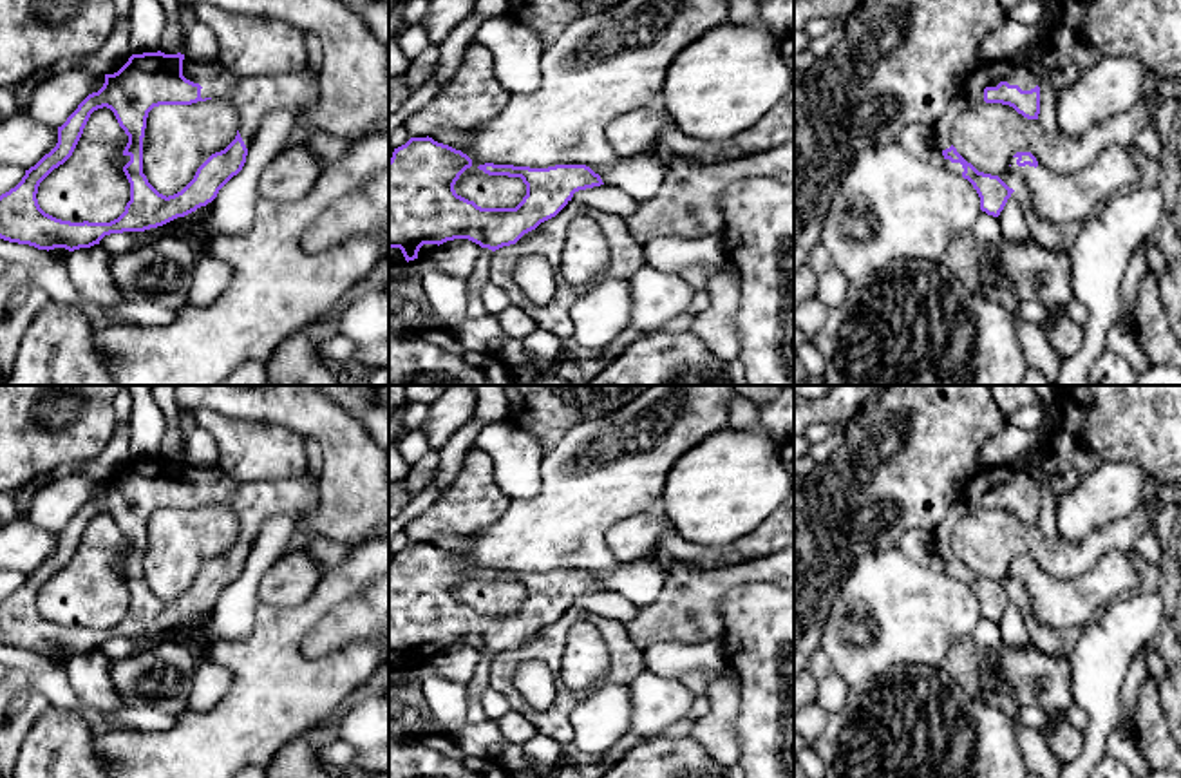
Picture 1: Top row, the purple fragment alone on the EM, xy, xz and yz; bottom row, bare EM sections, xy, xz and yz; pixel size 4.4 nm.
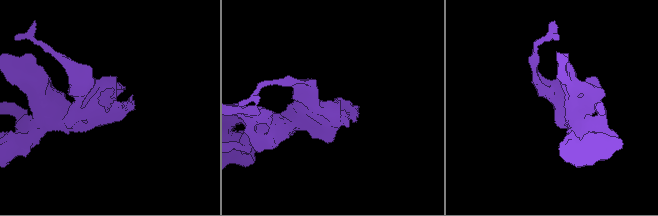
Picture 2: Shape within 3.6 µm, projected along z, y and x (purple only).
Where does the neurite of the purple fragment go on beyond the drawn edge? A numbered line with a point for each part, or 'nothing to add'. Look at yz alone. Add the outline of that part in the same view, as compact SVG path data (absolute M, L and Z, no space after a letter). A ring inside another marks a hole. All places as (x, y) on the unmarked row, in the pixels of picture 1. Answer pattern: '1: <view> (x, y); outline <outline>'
1: yz (990, 478); outline M1013 467L978 469L966 483L966 489L942 519L940 527L933 532L933 550L939 555L951 552L951 527L969 510L984 507L984 494L997 492L1000 487L1018 490L1022 496L1031 496L1038 490L1024 472Z

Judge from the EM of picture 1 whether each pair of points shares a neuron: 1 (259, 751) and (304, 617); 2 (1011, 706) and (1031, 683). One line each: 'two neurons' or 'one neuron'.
1: one neuron
2: two neurons

